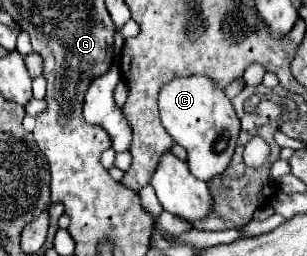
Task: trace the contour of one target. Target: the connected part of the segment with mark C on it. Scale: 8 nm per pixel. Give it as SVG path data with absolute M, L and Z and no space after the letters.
M185 76L163 84L159 92L159 116L165 130L171 134L175 144L187 148L189 170L201 180L219 176L231 162L237 136L241 132L239 118L225 90L215 86L207 76Z

